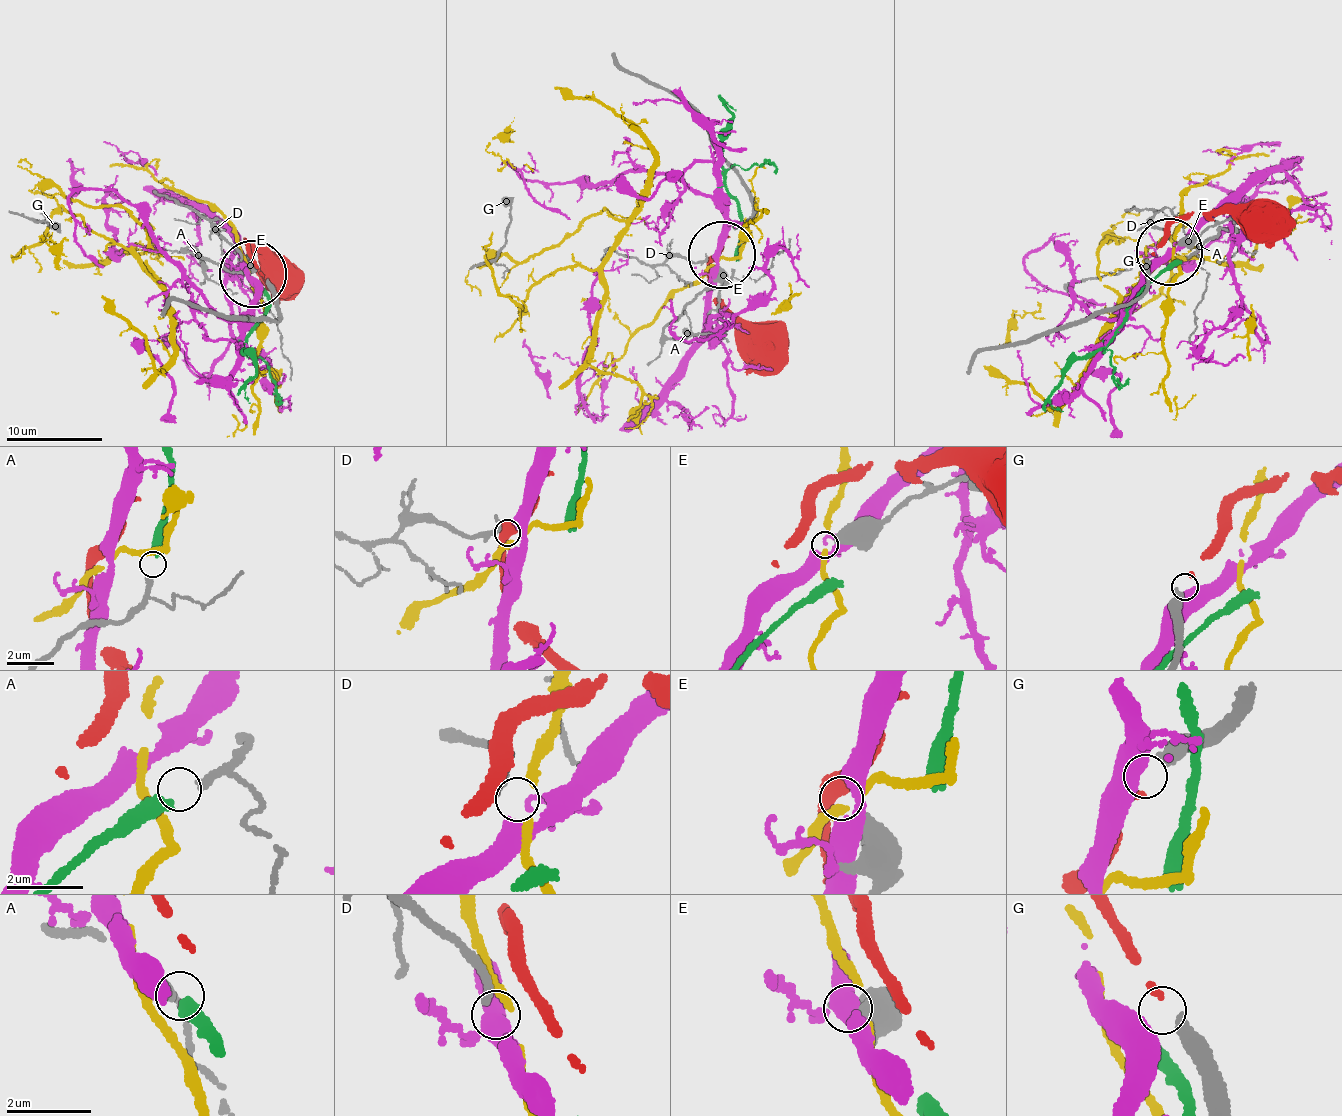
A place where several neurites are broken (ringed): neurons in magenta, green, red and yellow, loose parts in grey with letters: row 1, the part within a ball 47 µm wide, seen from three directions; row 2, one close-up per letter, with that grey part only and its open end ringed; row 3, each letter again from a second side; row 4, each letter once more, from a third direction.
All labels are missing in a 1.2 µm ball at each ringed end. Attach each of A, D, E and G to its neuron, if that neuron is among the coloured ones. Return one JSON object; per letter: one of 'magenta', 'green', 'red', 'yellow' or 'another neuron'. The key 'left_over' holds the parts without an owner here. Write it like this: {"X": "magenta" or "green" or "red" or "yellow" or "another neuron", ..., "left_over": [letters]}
{"A": "green", "D": "magenta", "E": "another neuron", "G": "red", "left_over": ["E"]}

